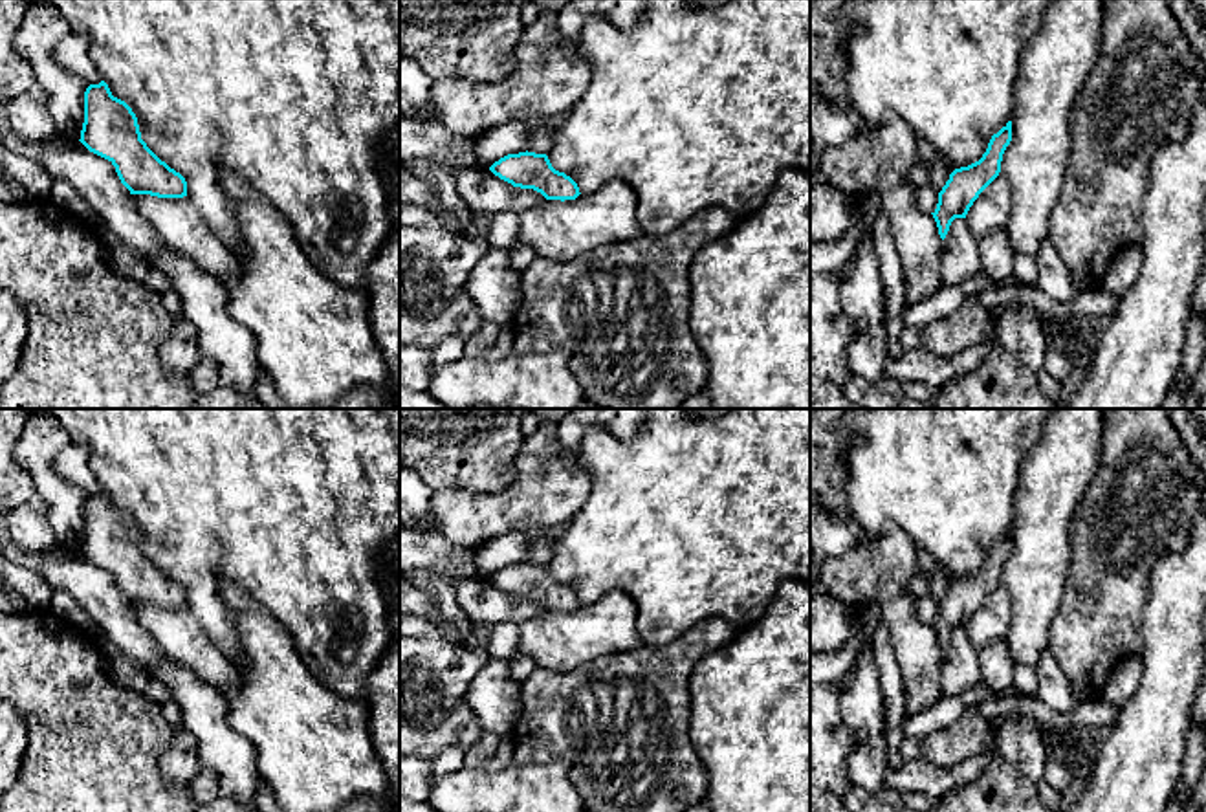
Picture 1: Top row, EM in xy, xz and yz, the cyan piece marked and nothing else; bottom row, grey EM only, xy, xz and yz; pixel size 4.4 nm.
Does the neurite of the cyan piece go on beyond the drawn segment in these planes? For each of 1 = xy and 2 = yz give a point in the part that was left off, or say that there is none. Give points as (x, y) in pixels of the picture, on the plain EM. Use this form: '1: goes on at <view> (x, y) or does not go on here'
1: does not go on here
2: does not go on here

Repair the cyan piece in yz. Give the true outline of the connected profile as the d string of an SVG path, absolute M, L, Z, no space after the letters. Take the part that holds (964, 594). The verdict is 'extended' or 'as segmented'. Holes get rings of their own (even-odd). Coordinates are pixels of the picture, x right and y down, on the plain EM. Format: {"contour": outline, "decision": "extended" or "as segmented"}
{"contour": "M1012 532L992 546L982 568L968 577L955 579L938 603L937 620L931 623L944 651L955 629L966 629L979 605L999 587L1001 572L1012 552Z", "decision": "as segmented"}

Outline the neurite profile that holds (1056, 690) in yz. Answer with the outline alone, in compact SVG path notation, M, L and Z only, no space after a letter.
M1047 649L1041 660L1034 665L1037 678L1037 698L1058 713L1072 711L1080 702L1070 678L1065 675L1058 658Z

